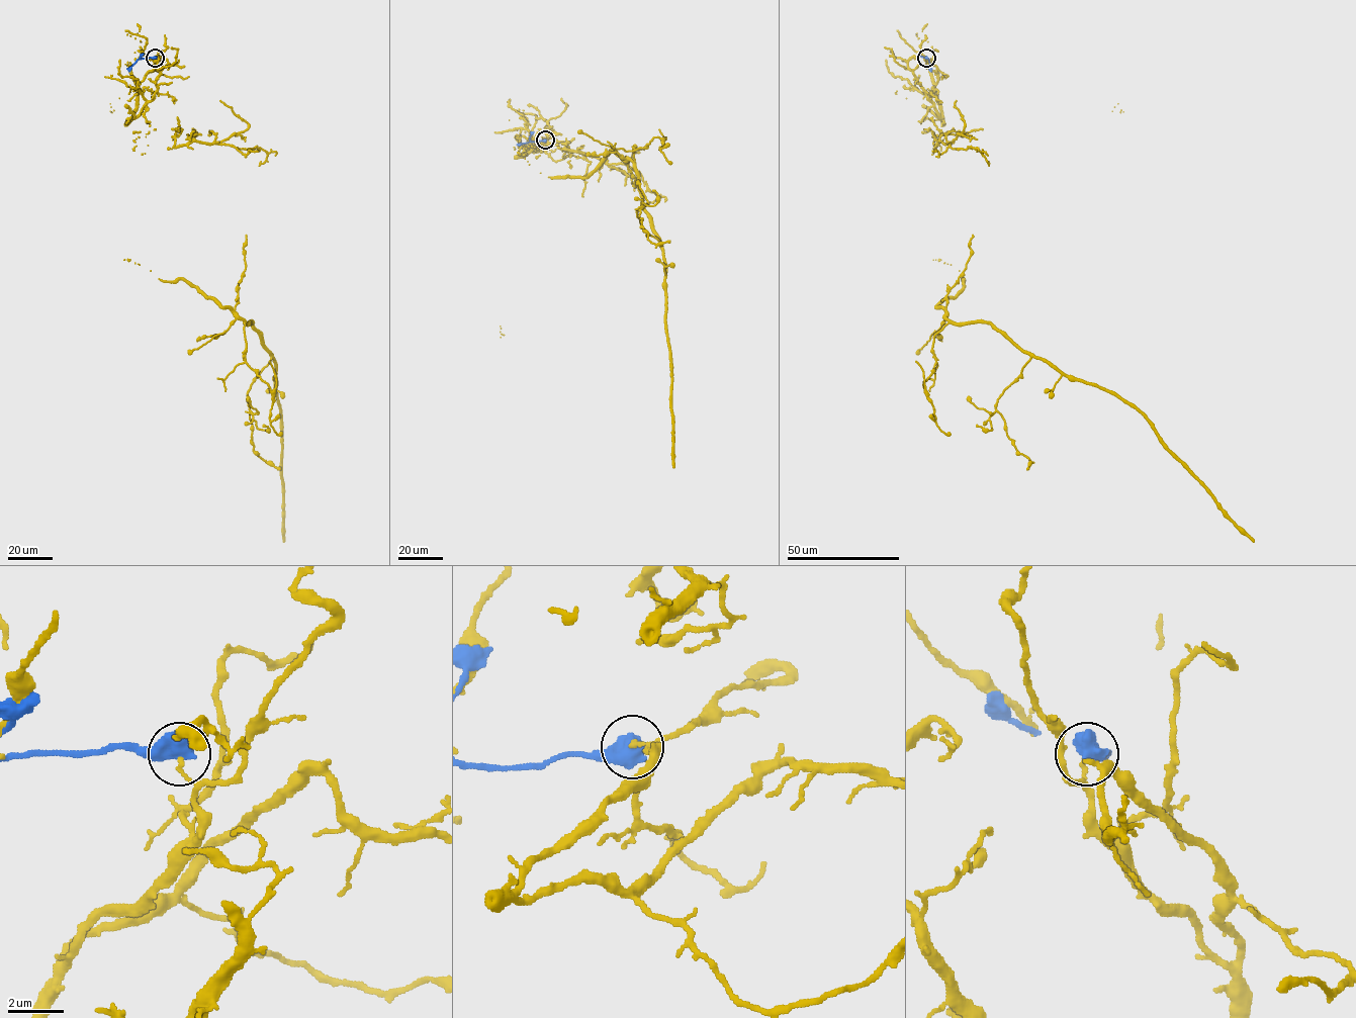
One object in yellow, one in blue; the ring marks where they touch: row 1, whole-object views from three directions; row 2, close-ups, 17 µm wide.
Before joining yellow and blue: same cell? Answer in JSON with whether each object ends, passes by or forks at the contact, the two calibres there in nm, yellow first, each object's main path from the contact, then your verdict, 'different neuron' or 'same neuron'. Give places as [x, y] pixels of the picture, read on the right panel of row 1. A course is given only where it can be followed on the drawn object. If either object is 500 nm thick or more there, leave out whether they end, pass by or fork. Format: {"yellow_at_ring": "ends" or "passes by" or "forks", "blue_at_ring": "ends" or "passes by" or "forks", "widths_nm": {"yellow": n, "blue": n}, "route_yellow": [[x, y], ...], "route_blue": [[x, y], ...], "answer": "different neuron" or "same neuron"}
{"widths_nm": {"yellow": 110, "blue": 850}, "route_yellow": [[926, 59], [938, 259], [963, 279], [946, 310], [988, 163], [942, 134], [1123, 111]], "route_blue": [[926, 58], [931, 71]], "answer": "different neuron"}

